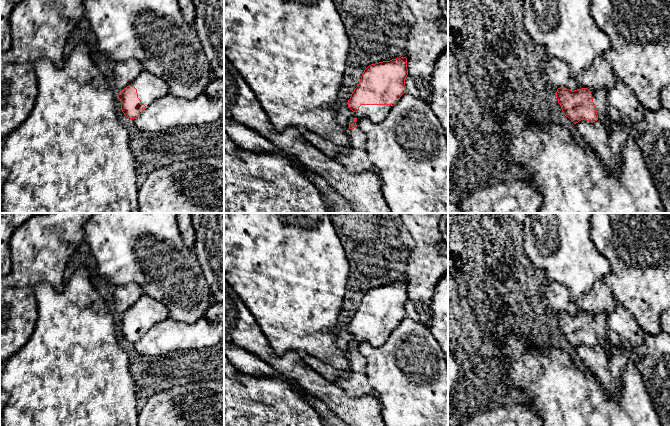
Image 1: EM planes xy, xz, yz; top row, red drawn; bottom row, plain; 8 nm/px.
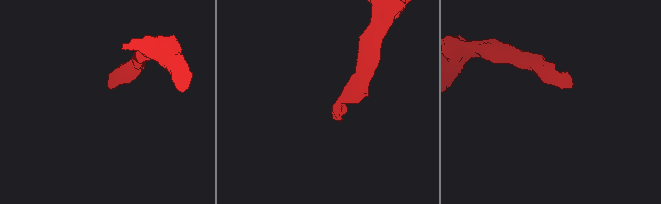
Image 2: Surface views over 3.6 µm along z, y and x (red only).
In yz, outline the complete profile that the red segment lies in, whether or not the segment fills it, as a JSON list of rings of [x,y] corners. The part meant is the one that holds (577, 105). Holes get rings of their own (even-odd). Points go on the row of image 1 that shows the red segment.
[[[565,87],[557,89],[556,97],[566,117],[574,124],[581,120],[595,122],[602,120],[593,102],[593,93],[597,88],[581,88],[571,91]]]

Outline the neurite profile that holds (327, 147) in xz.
[[[299,128],[299,131],[310,144],[318,148],[328,157],[335,158],[339,154],[349,153],[351,151],[351,145],[348,147],[339,147],[333,144],[331,141],[325,140],[307,129]]]

